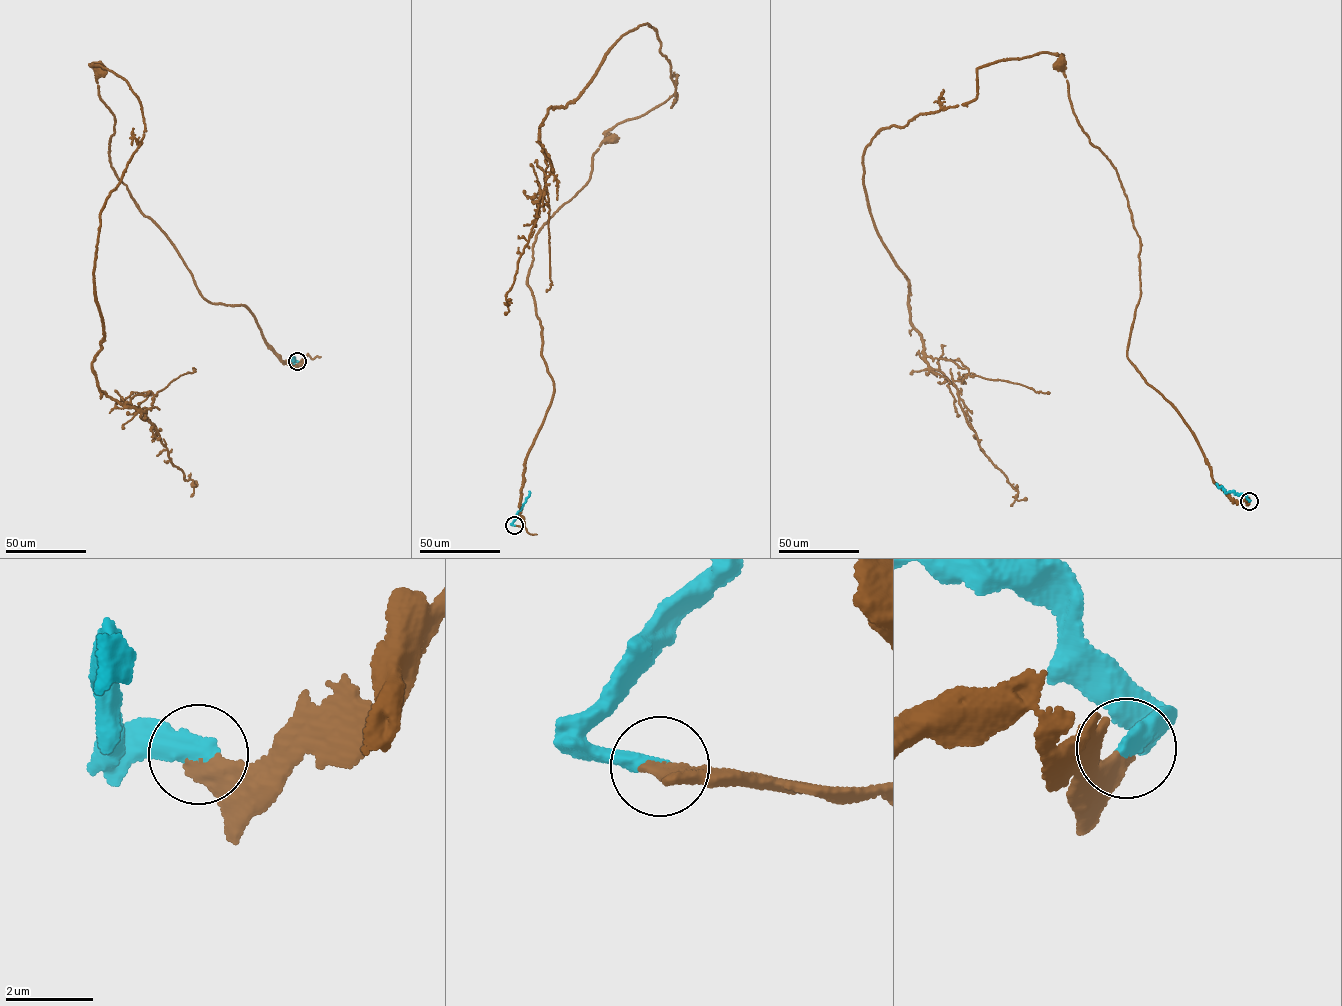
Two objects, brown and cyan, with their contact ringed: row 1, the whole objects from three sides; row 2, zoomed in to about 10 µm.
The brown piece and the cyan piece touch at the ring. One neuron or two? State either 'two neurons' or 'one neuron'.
one neuron

